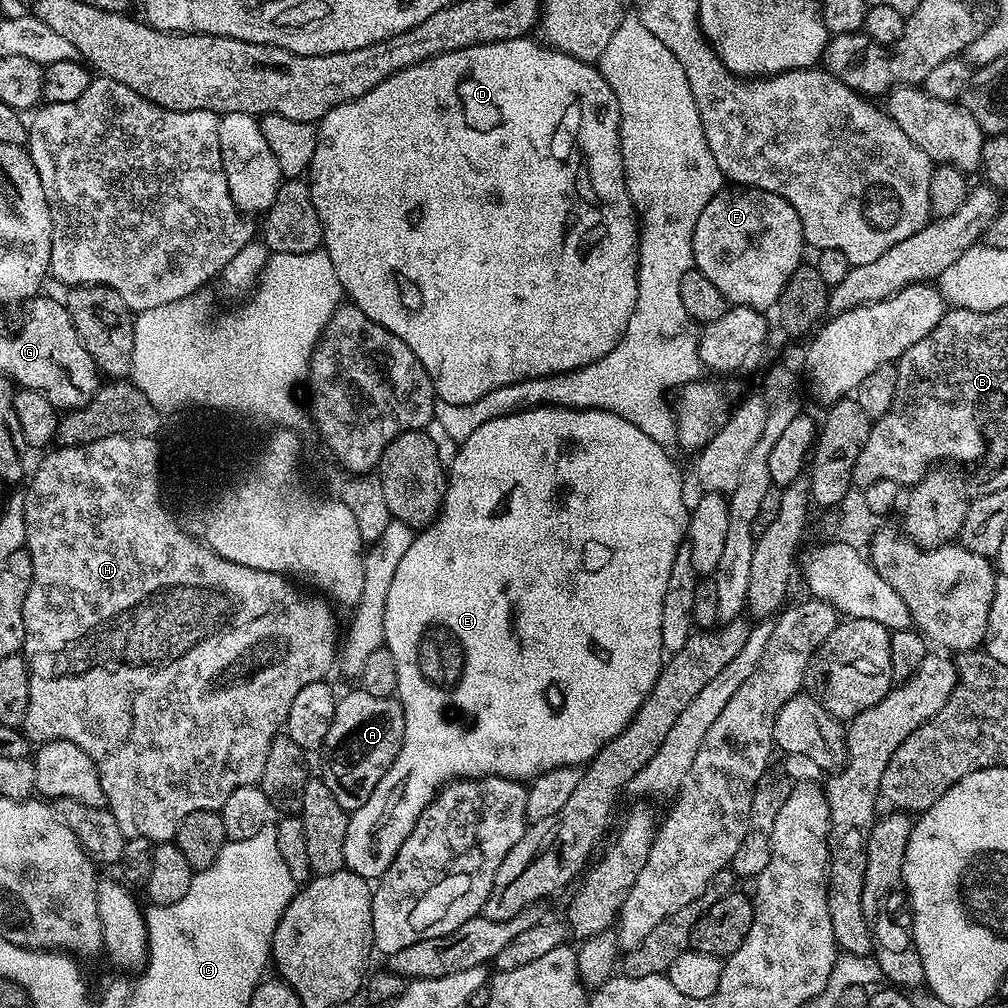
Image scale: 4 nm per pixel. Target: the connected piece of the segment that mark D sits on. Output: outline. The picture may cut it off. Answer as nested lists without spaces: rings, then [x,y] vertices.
[[[525,38],[522,40],[507,40],[506,42],[490,42],[482,46],[466,46],[462,50],[450,50],[450,54],[438,54],[421,64],[415,64],[402,69],[396,75],[386,78],[374,90],[362,94],[356,100],[338,105],[330,110],[318,122],[316,129],[316,145],[314,146],[314,158],[310,162],[306,179],[310,198],[314,202],[314,210],[318,210],[318,218],[324,224],[323,251],[330,254],[330,262],[334,262],[334,274],[338,274],[338,282],[343,295],[351,303],[356,305],[366,318],[378,322],[386,330],[393,332],[422,362],[426,374],[430,374],[432,389],[436,391],[437,401],[445,404],[465,404],[482,398],[482,394],[490,394],[490,390],[498,390],[498,386],[510,386],[514,382],[522,382],[526,378],[542,378],[553,376],[563,372],[573,372],[579,368],[590,366],[598,362],[622,338],[626,326],[630,326],[630,314],[634,314],[634,302],[638,302],[638,278],[636,266],[640,263],[640,229],[636,208],[632,205],[632,199],[628,193],[628,187],[624,181],[624,167],[622,166],[622,154],[620,153],[620,111],[618,110],[618,98],[614,98],[614,90],[606,82],[606,78],[600,72],[595,63],[579,60],[570,54],[560,52],[556,48],[550,48],[539,39]]]

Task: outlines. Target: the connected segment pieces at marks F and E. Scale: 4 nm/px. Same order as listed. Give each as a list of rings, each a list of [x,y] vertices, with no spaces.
[[[743,186],[731,190],[721,190],[698,214],[692,243],[694,266],[722,290],[729,305],[768,310],[778,302],[782,286],[804,259],[802,222],[794,206],[778,194]]]
[[[559,406],[527,408],[525,412],[515,412],[509,416],[494,418],[483,426],[478,426],[478,430],[474,430],[474,434],[470,434],[470,438],[466,438],[459,445],[446,476],[444,502],[440,505],[440,515],[427,528],[415,533],[410,548],[402,556],[394,578],[390,581],[390,592],[386,596],[384,643],[390,650],[390,654],[394,654],[394,666],[398,666],[396,696],[404,711],[404,741],[398,758],[394,758],[390,770],[386,774],[382,774],[382,782],[378,782],[378,786],[374,786],[374,794],[370,794],[370,798],[366,798],[366,806],[358,806],[358,810],[351,812],[348,817],[346,846],[344,847],[344,868],[347,871],[358,874],[369,882],[379,881],[384,871],[390,866],[390,862],[394,862],[394,858],[400,853],[402,842],[406,842],[410,830],[414,830],[414,822],[422,814],[422,810],[426,810],[426,806],[432,802],[437,792],[445,784],[461,778],[477,776],[501,776],[511,780],[531,782],[542,773],[555,768],[583,766],[596,757],[598,750],[602,750],[602,746],[606,742],[610,742],[615,736],[622,734],[622,730],[632,722],[634,714],[651,692],[666,656],[662,646],[662,598],[666,598],[666,582],[670,582],[676,555],[685,543],[688,530],[690,508],[689,505],[684,505],[684,480],[680,477],[679,466],[672,461],[672,456],[668,452],[671,451],[665,445],[654,442],[654,438],[642,434],[642,430],[638,430],[638,426],[626,422],[626,418],[618,418],[618,414],[610,414],[606,410],[594,410],[593,408],[562,408]]]

